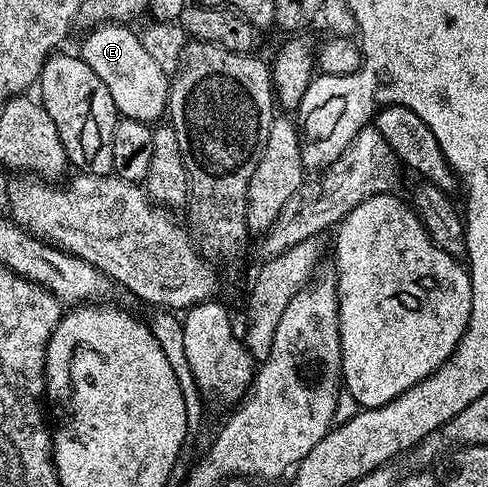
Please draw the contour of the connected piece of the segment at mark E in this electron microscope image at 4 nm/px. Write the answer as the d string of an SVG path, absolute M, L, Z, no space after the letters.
M124 22L95 25L89 31L92 33L81 42L78 55L98 78L102 78L102 82L106 82L106 90L110 90L110 98L114 98L114 106L121 117L156 122L165 115L168 107L170 76L165 68L154 62L154 58L150 58L139 35L128 27Z

